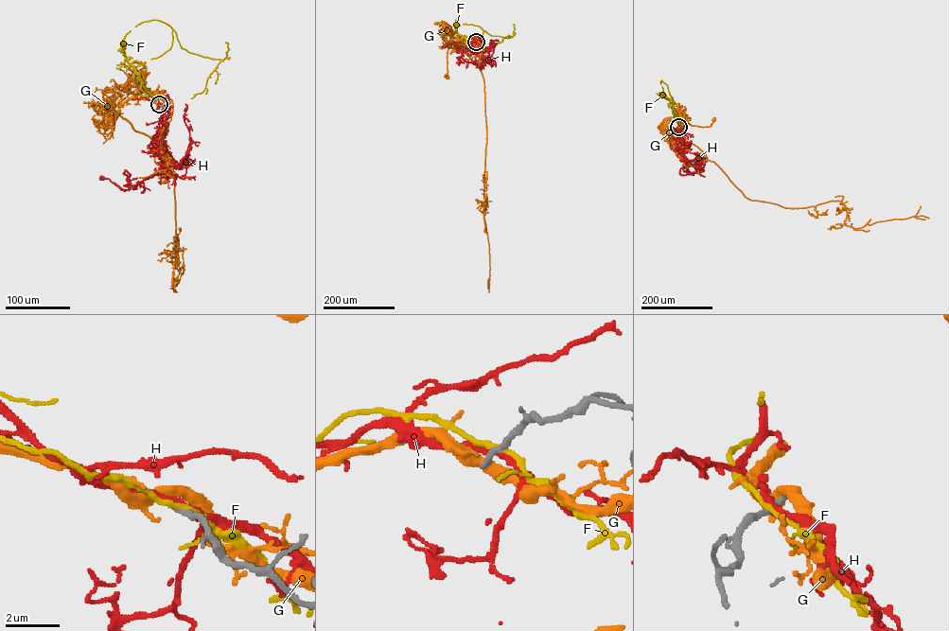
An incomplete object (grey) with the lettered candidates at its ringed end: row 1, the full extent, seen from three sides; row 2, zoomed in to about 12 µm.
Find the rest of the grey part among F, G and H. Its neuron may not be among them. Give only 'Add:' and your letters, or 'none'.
Add: none

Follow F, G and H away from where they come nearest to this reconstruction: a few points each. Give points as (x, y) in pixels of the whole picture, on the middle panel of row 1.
F: (476, 42), (458, 35), (454, 27), (471, 24), (492, 36), (510, 36), (494, 43)
G: (476, 42), (465, 45), (450, 44), (447, 78)
H: (476, 42), (480, 42), (476, 48), (463, 52), (453, 43), (444, 46)

